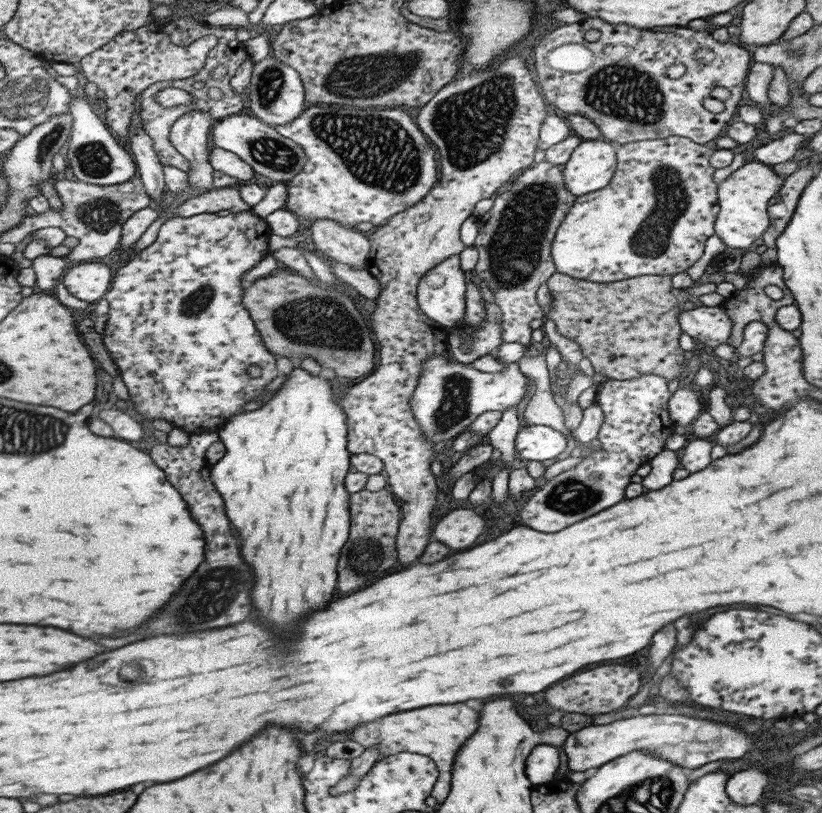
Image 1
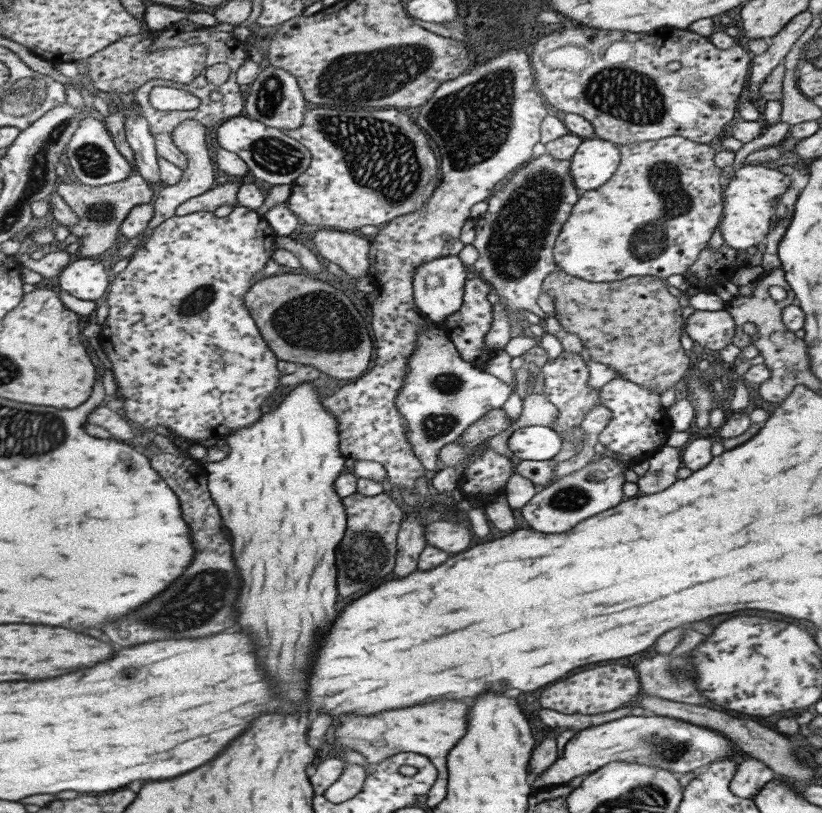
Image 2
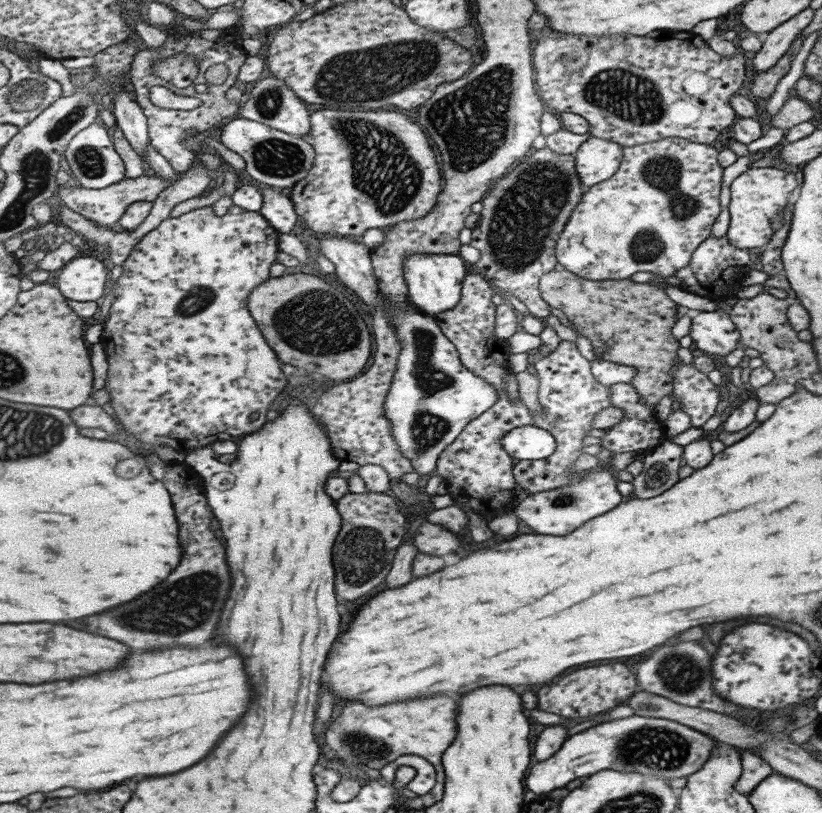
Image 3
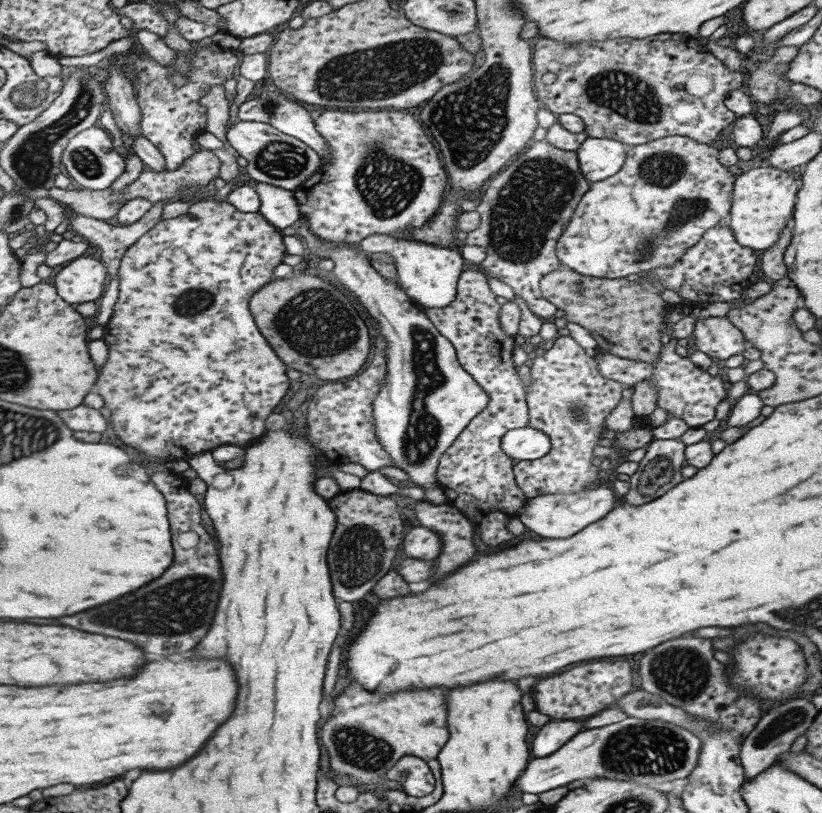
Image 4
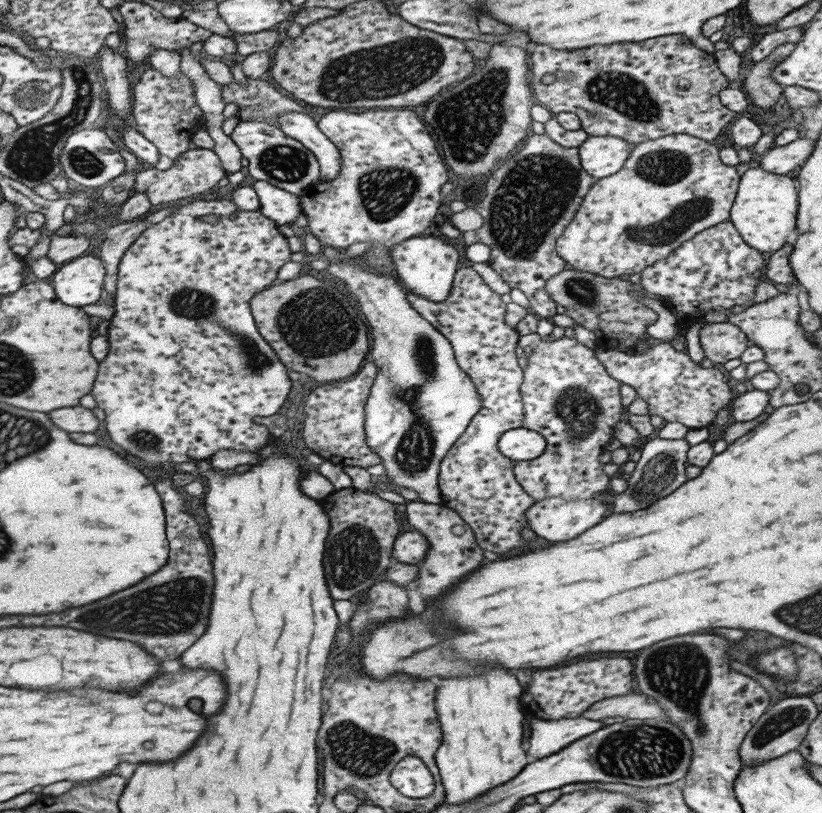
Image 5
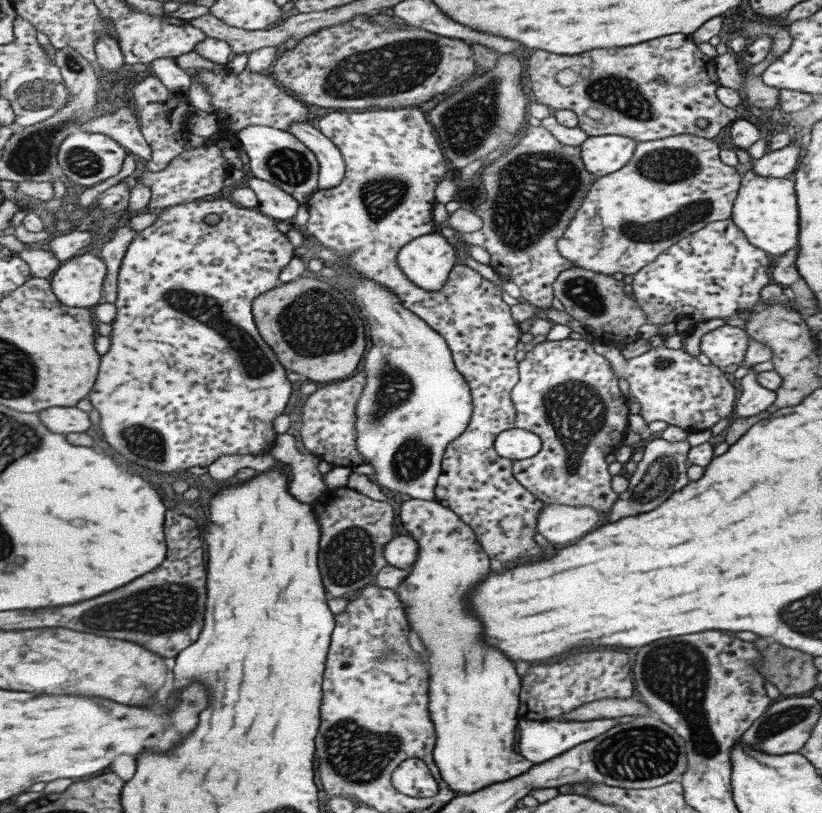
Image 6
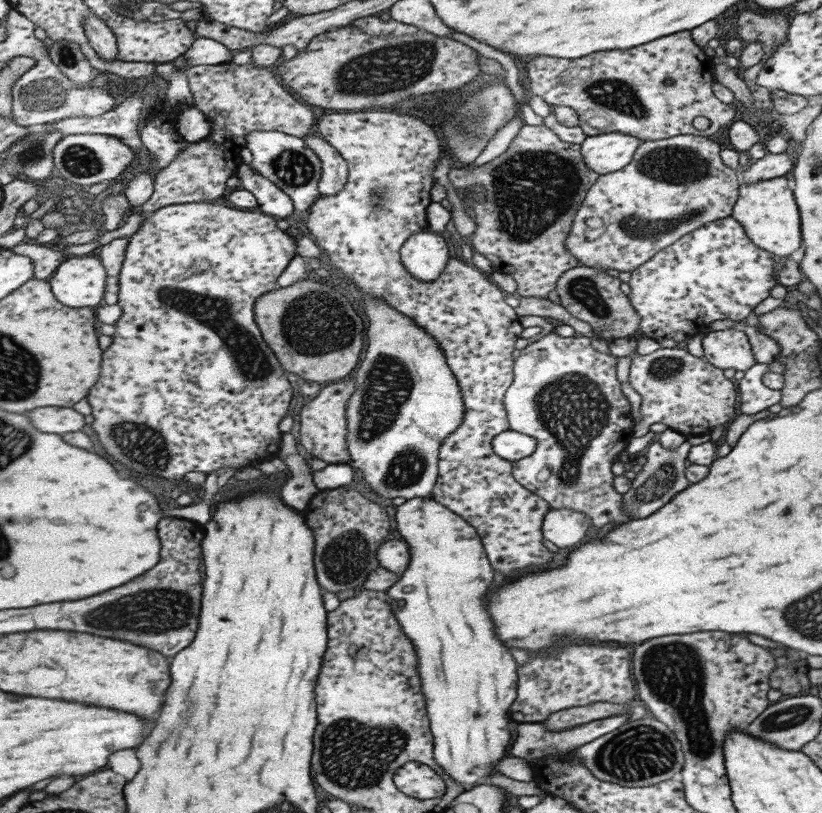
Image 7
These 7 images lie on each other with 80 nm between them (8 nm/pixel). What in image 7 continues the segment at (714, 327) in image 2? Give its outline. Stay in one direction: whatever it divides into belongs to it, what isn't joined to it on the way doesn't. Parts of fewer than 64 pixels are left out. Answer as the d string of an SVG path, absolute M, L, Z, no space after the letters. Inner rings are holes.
M738 326L718 331L707 331L701 339L703 359L723 370L746 371L755 364L746 334Z

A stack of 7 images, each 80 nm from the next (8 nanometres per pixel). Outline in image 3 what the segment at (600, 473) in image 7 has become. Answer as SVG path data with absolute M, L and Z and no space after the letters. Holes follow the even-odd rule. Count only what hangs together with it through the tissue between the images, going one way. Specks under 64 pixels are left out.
M560 340L553 351L545 357L536 357L531 366L538 378L537 400L540 404L540 415L532 418L532 425L546 430L554 438L554 451L547 458L538 461L515 461L517 484L528 494L545 492L569 484L581 472L571 472L569 466L581 456L583 436L591 429L591 420L599 410L610 406L608 388L597 384L590 371L590 362L581 357L575 343Z

